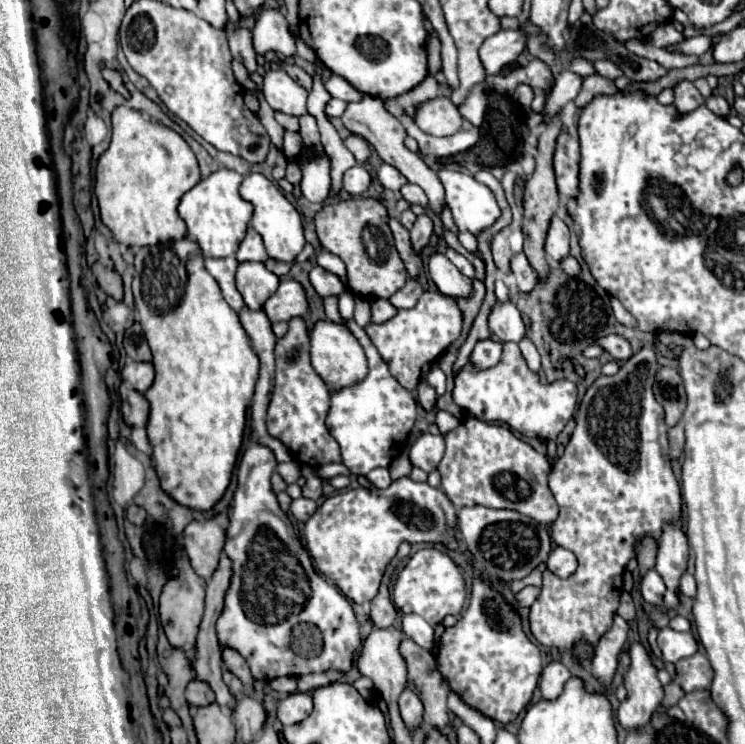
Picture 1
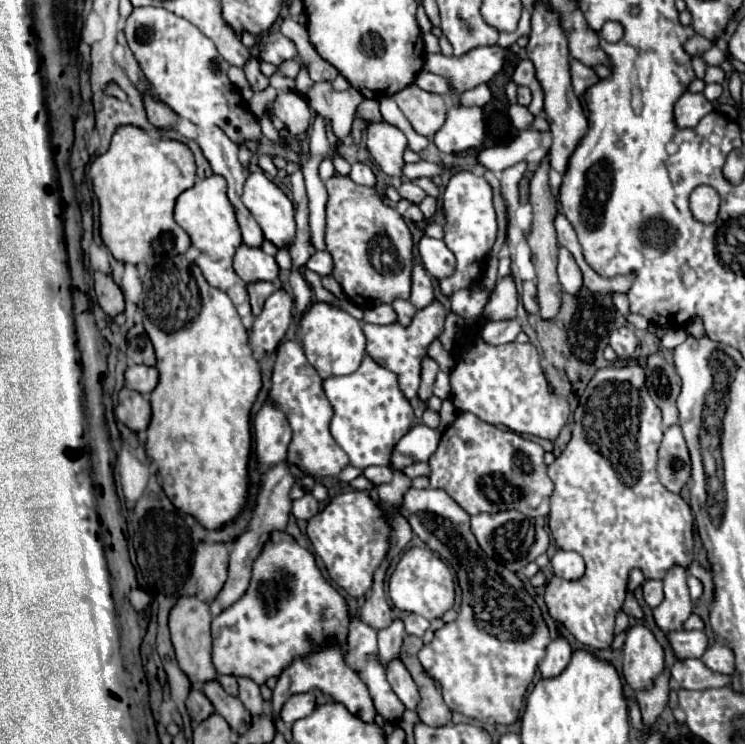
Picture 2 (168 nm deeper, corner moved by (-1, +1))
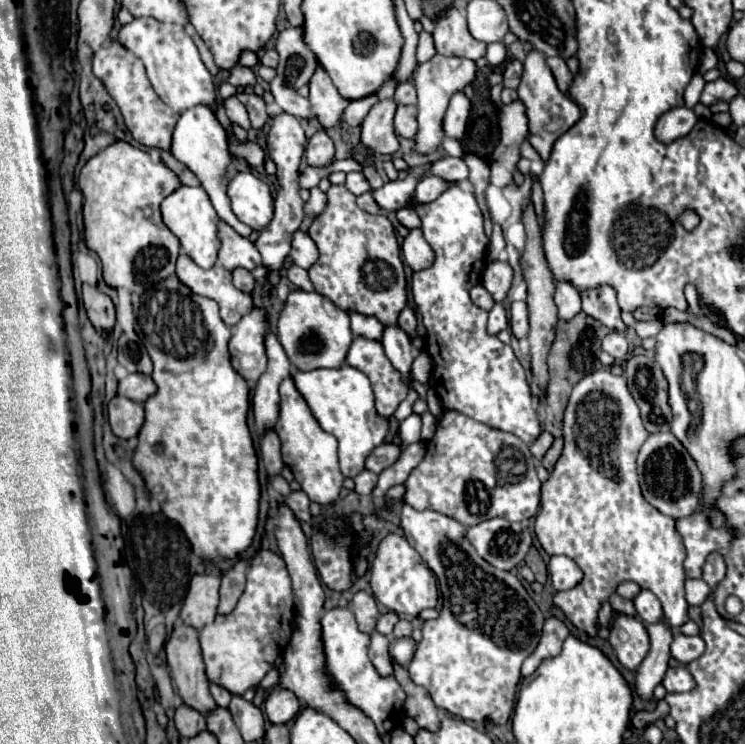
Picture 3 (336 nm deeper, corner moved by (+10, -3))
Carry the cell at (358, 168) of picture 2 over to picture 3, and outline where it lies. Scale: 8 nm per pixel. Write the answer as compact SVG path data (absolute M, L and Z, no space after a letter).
M348 173L344 185L346 185L346 189L352 191L354 195L362 195L362 193L370 191L370 185L368 185L364 173Z

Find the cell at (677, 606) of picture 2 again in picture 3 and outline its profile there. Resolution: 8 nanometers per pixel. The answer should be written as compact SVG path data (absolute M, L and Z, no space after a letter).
M660 619L658 623L646 625L646 631L650 635L650 651L636 671L634 689L642 701L652 701L654 687L664 679L664 673L668 669L670 643L672 643L674 631L666 623L666 619Z

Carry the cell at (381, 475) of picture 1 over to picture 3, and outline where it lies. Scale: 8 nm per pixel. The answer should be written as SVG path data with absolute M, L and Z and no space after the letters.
M366 469L366 471L362 471L360 475L356 475L354 481L356 481L356 493L360 493L360 495L370 495L372 489L376 487L376 483L378 483L378 475Z

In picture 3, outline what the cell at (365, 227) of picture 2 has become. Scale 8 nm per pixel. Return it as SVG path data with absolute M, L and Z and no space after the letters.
M332 185L326 197L326 209L312 221L308 231L320 251L320 259L308 271L316 291L346 313L374 315L384 325L394 325L408 293L400 245L390 219L364 213L344 185Z

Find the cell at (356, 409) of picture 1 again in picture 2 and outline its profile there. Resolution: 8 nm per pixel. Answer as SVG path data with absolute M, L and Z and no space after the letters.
M365 355L355 373L349 373L347 377L327 377L327 381L323 381L323 391L333 405L331 435L349 455L351 465L359 469L389 465L393 447L409 431L413 421L413 409L403 397L395 373Z

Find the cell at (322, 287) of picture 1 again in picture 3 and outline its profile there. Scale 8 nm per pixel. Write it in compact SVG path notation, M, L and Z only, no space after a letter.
M296 231L296 233L294 233L294 239L292 239L290 257L292 257L292 261L294 261L298 267L310 269L310 267L318 261L318 249L316 249L314 241L312 241L306 233Z

